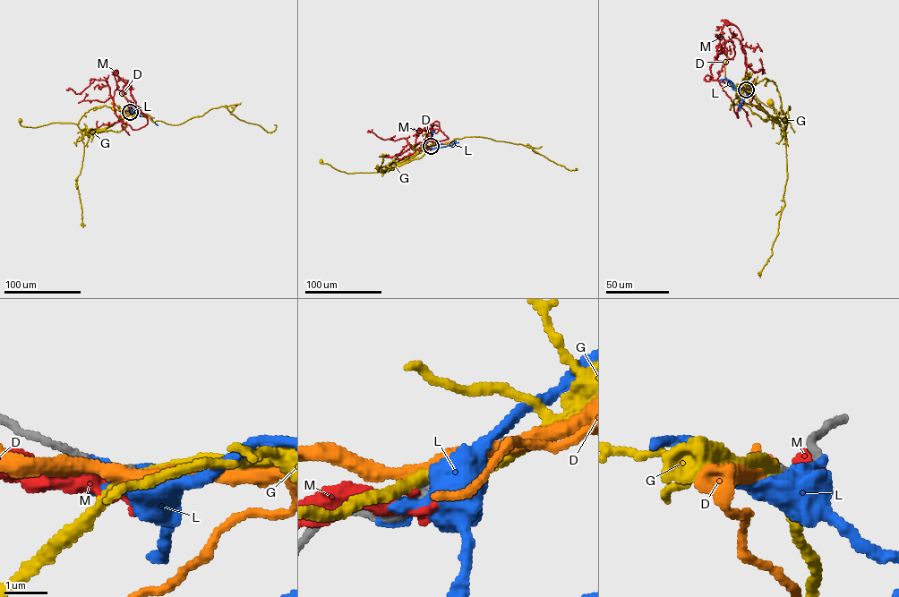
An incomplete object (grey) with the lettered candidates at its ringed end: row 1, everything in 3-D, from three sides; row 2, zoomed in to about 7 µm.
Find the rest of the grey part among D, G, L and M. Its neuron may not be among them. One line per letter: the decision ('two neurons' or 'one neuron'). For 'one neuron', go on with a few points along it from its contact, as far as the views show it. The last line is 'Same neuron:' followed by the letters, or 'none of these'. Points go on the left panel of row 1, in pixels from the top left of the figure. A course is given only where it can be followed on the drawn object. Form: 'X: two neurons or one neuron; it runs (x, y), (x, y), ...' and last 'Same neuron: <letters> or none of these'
D: two neurons
G: two neurons
L: two neurons
M: two neurons
Same neuron: none of these

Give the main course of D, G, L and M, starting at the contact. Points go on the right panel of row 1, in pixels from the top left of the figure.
D: (746, 89), (732, 87), (724, 76), (723, 64), (728, 56)
G: (746, 89), (751, 105), (770, 116), (789, 119), (789, 106), (784, 114), (776, 114), (770, 103)
L: (747, 89), (750, 92), (744, 97), (739, 110)
M: (747, 89), (751, 102), (741, 105), (745, 53), (739, 29), (727, 22)

